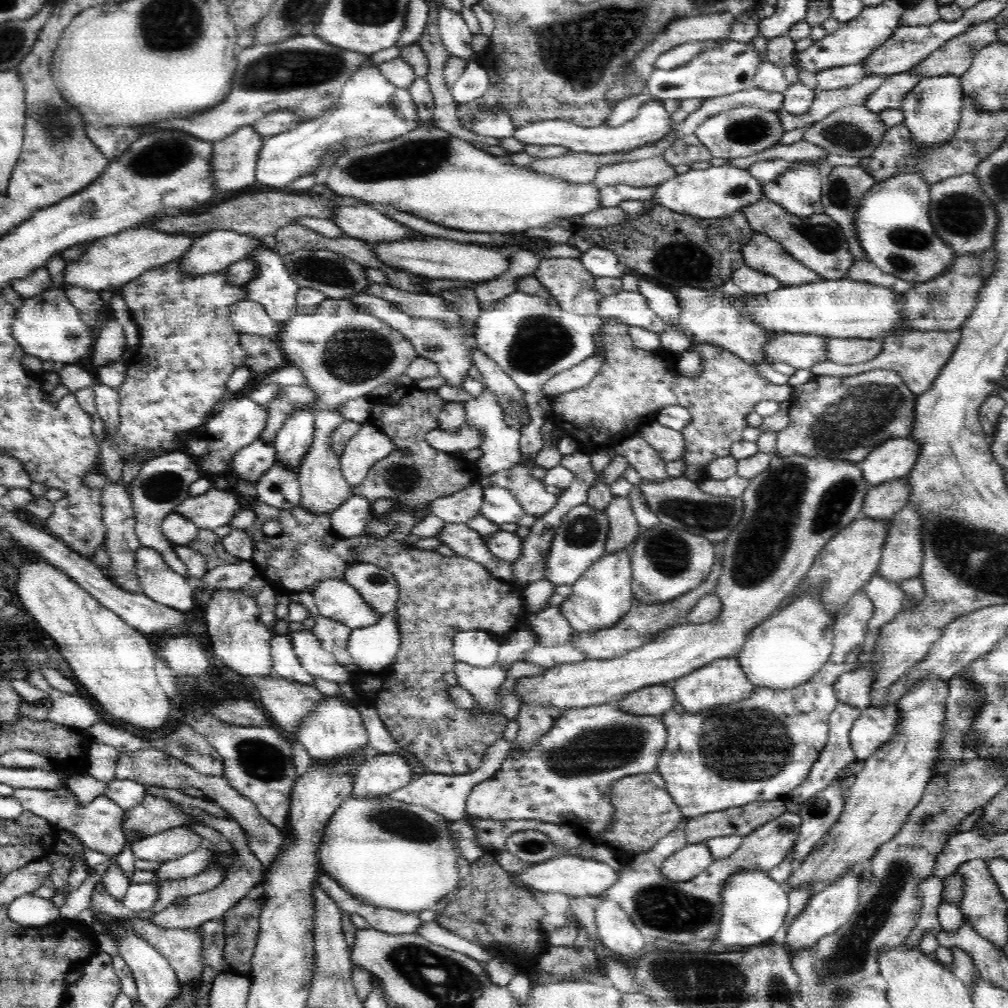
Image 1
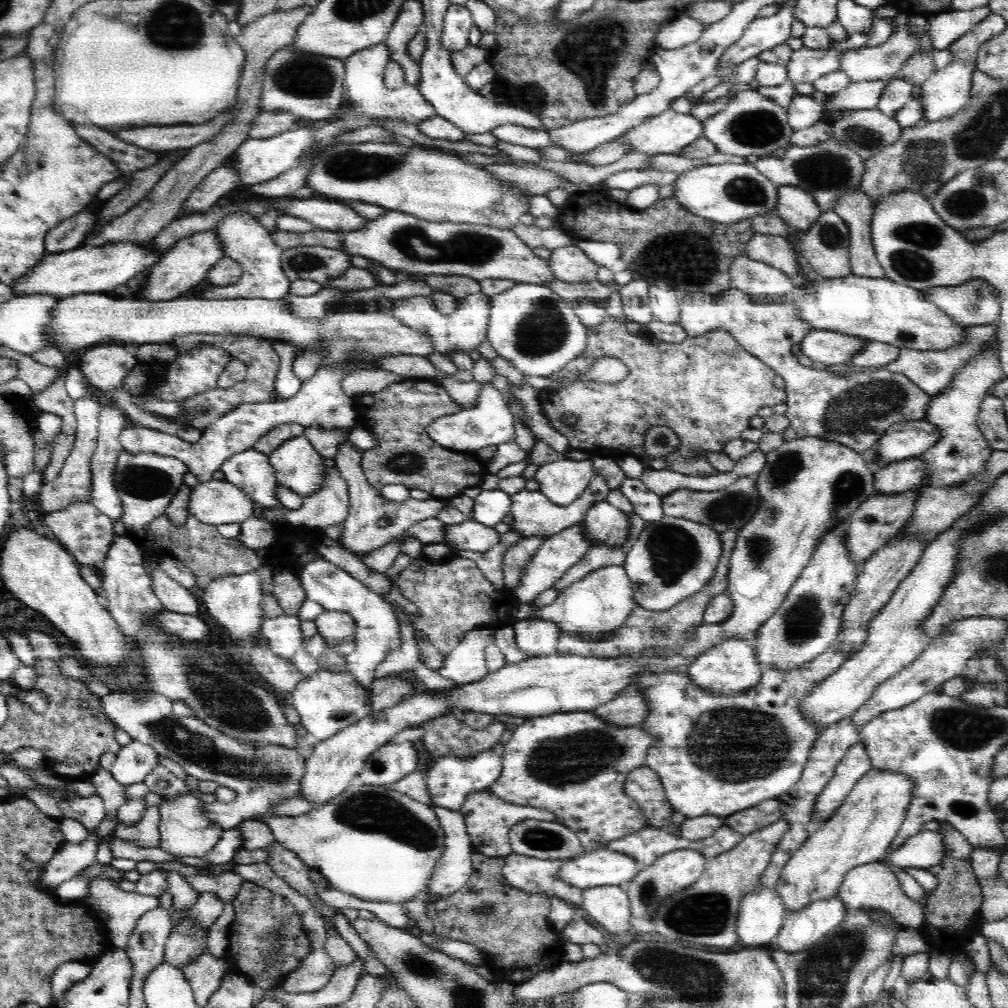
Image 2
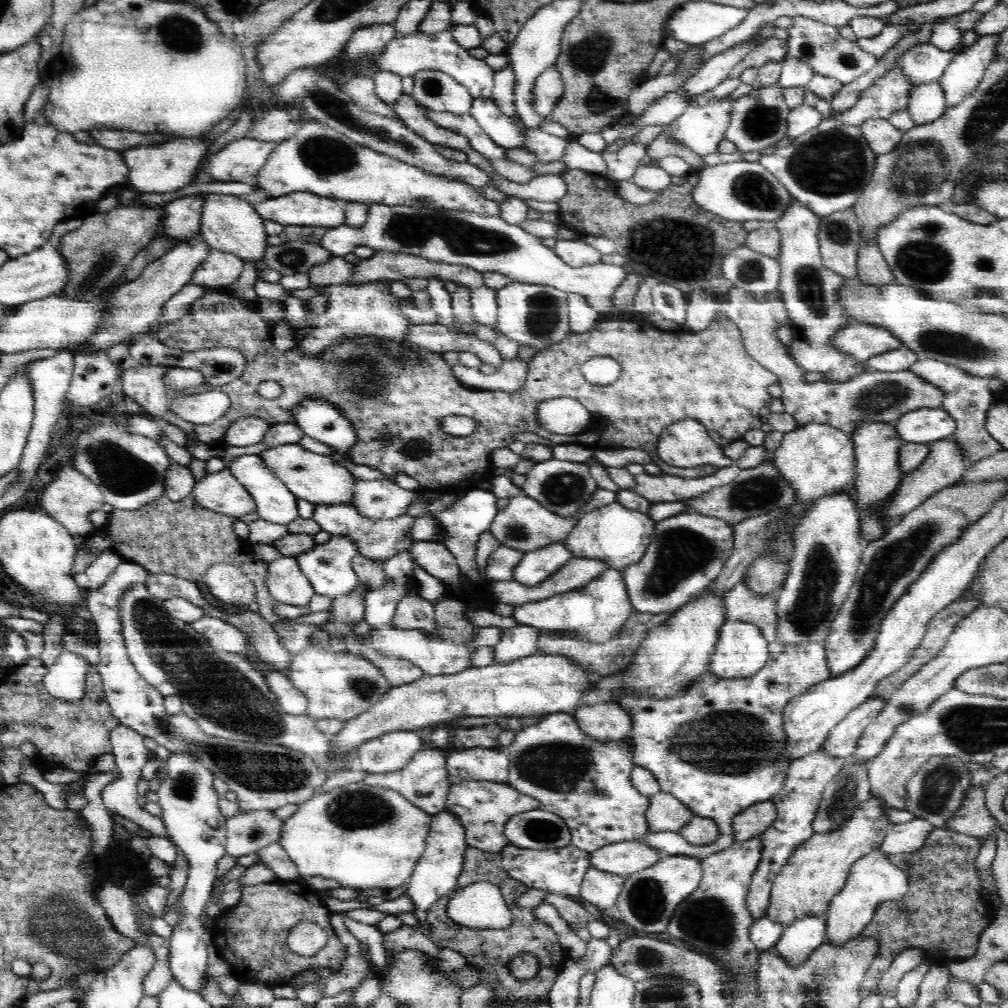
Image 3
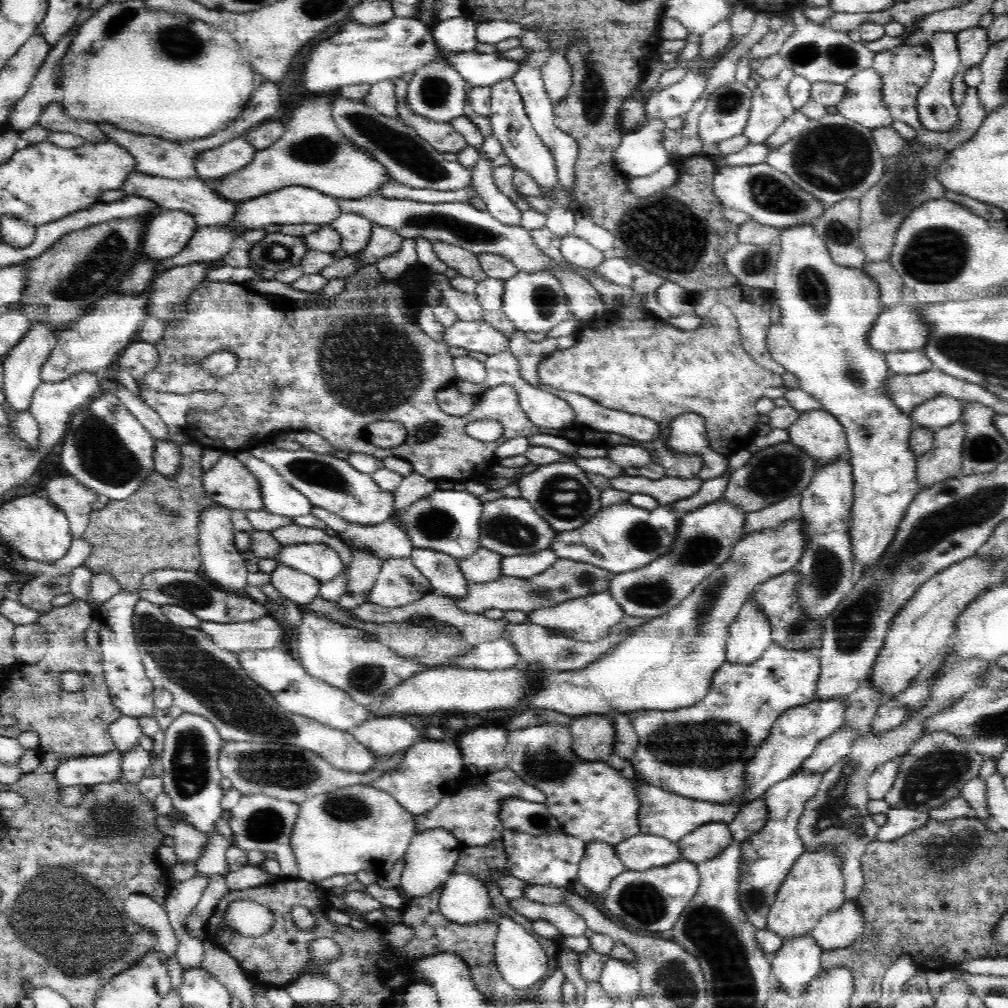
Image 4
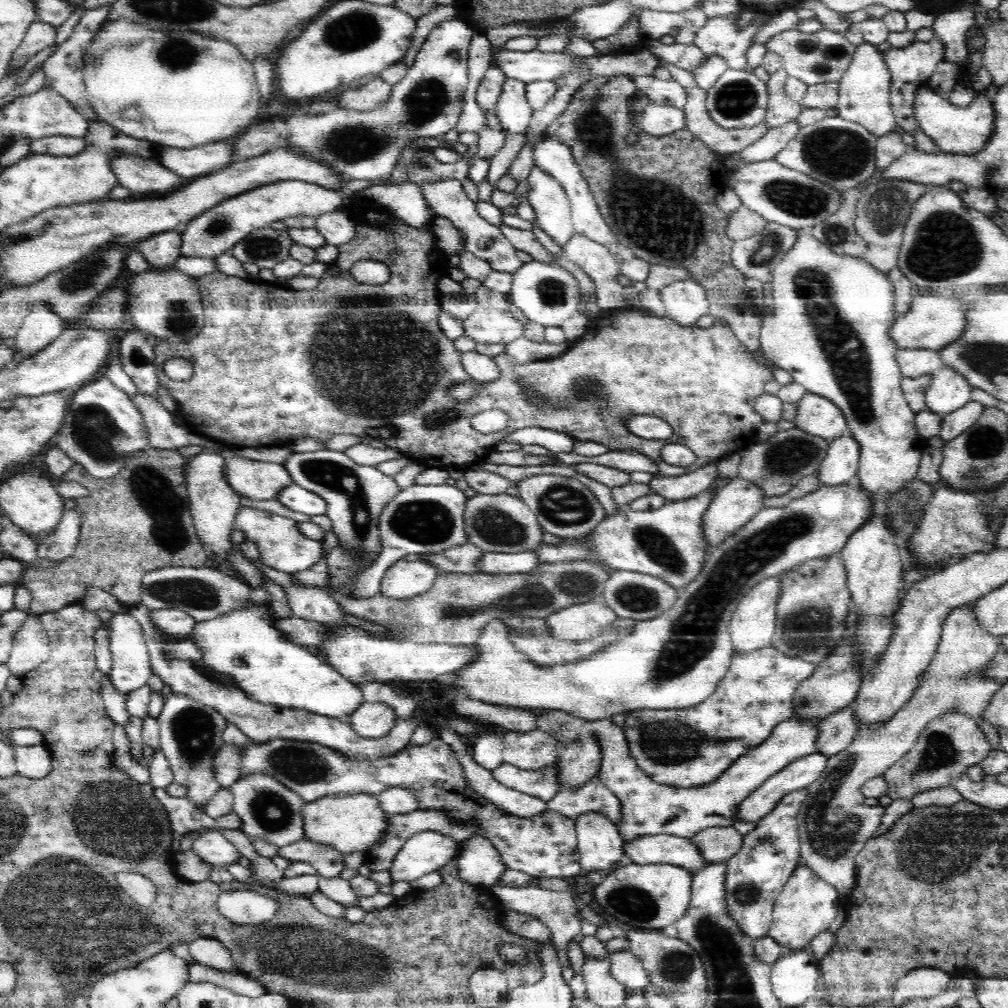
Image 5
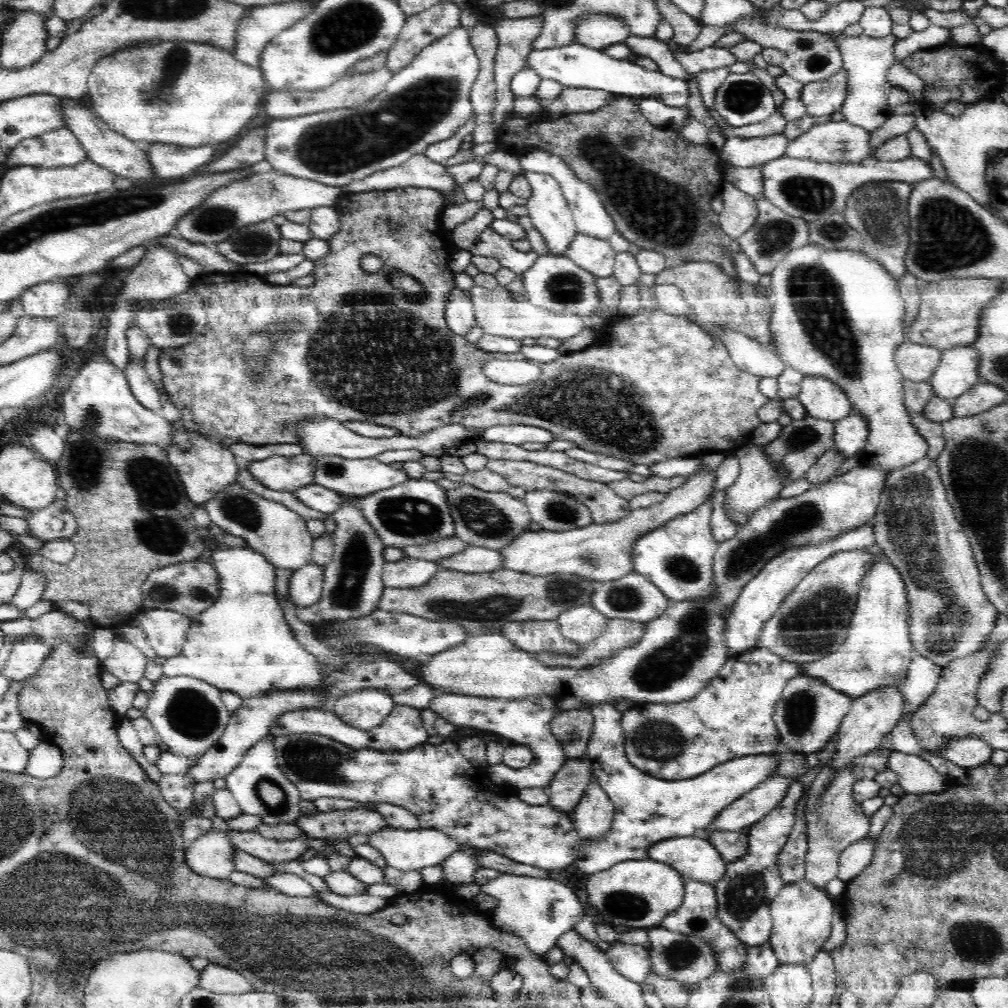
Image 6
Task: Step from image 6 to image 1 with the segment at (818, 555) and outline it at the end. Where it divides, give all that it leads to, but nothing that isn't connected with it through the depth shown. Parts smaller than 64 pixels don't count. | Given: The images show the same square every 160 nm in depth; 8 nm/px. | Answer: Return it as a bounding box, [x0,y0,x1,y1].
[672,656,755,714]

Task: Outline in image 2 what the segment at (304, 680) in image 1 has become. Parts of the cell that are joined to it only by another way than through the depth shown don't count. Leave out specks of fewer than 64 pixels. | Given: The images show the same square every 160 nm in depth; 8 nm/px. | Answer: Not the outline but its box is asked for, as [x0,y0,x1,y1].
[261,615,300,661]

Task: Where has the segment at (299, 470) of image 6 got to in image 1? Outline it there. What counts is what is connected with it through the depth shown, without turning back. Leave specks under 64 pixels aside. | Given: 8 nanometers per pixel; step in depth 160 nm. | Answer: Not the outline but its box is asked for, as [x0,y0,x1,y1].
[173,483,240,530]

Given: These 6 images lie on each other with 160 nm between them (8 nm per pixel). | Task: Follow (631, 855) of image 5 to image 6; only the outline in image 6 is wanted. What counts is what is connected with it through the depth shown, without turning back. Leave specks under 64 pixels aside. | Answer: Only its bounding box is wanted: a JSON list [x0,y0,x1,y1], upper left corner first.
[647,830,727,884]

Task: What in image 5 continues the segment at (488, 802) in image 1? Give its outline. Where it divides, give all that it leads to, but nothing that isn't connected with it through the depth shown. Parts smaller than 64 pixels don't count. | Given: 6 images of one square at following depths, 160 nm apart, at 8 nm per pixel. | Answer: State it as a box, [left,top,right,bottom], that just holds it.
[503,729,622,827]

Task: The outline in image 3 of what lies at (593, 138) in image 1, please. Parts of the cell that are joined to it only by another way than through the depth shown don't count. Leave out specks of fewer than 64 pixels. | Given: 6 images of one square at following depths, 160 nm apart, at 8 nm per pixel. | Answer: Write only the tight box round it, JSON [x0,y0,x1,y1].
[470,96,734,157]

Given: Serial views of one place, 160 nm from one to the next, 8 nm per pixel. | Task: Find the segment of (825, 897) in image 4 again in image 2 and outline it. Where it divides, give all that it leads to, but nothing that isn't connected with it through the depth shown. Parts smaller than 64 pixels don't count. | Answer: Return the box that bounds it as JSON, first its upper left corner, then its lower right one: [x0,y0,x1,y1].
[775,769,915,912]

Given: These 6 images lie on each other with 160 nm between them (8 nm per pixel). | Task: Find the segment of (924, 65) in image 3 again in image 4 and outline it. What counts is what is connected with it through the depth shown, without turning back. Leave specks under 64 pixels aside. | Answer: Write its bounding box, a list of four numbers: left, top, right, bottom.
[956,26,989,69]

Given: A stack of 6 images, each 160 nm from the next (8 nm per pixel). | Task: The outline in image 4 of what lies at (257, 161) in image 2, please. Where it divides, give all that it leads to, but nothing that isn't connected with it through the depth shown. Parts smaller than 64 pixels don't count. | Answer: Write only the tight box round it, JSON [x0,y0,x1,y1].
[196,136,258,183]

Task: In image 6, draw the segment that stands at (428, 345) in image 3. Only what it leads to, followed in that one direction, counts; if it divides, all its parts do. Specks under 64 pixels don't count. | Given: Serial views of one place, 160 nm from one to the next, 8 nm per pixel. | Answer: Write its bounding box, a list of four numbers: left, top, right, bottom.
[469,285,587,340]

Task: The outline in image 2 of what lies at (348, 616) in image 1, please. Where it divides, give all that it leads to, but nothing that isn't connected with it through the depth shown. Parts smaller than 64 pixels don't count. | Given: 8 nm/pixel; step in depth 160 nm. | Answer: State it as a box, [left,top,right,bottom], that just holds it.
[298,558,400,688]

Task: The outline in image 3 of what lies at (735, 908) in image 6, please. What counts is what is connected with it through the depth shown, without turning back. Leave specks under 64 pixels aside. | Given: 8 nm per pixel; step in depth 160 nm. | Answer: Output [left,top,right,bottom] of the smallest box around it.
[746,748,848,919]

